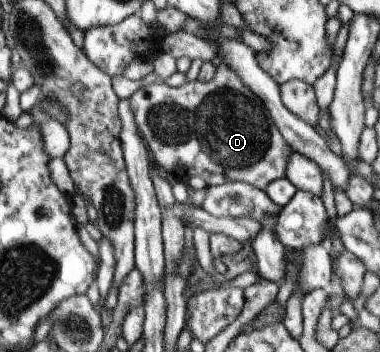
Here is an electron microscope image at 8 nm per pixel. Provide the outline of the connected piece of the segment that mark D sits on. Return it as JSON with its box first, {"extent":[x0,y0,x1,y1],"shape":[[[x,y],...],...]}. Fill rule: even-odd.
{"extent":[128,62,289,190],"shape":[[[223,62],[216,68],[214,77],[206,82],[187,81],[180,87],[169,87],[163,82],[153,82],[133,92],[128,101],[134,121],[149,152],[149,159],[158,168],[173,176],[200,176],[206,186],[229,181],[241,181],[262,190],[267,183],[284,176],[289,145],[276,129],[269,111],[240,78]]]}

